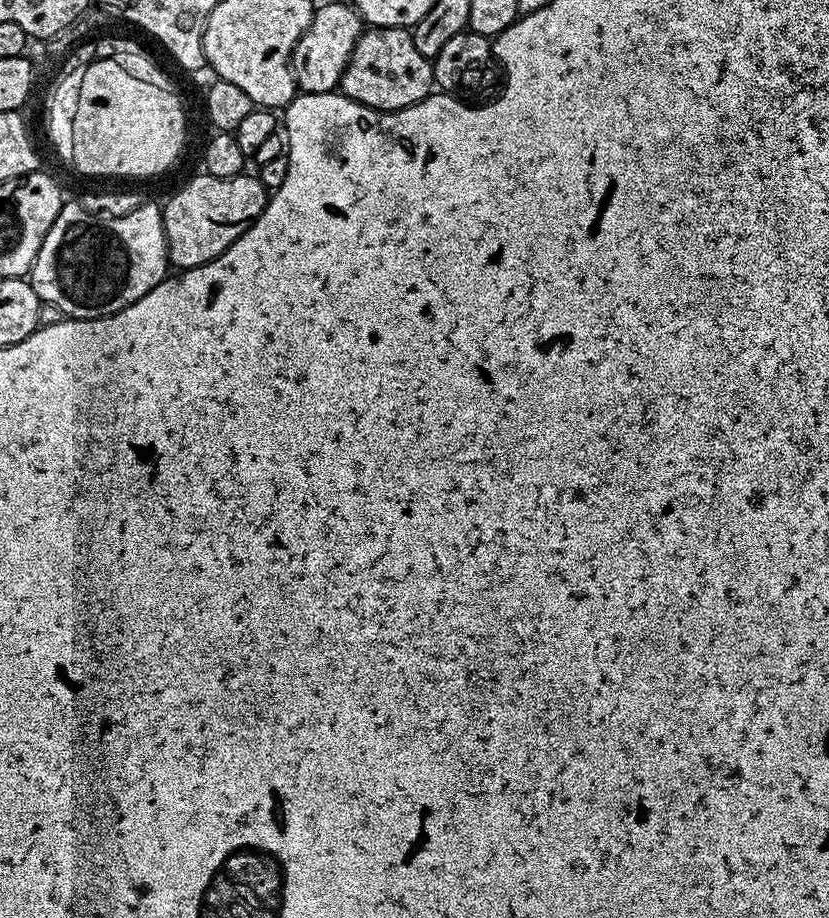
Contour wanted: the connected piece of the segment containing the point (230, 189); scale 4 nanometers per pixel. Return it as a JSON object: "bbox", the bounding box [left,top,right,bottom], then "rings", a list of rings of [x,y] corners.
{"bbox":[162,174,270,270],"rings":[[[241,174],[230,178],[199,175],[162,204],[168,259],[176,270],[197,268],[221,256],[268,204],[270,192],[262,186],[259,175]]]}

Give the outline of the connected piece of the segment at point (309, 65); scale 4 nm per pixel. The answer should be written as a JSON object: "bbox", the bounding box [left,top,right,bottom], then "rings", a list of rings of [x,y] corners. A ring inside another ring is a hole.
{"bbox":[292,3,362,93],"rings":[[[351,3],[324,4],[312,13],[308,29],[298,38],[292,51],[292,74],[296,77],[296,87],[301,93],[330,92],[339,85],[344,67],[348,65],[350,54],[358,42],[362,31],[360,13]]]}

